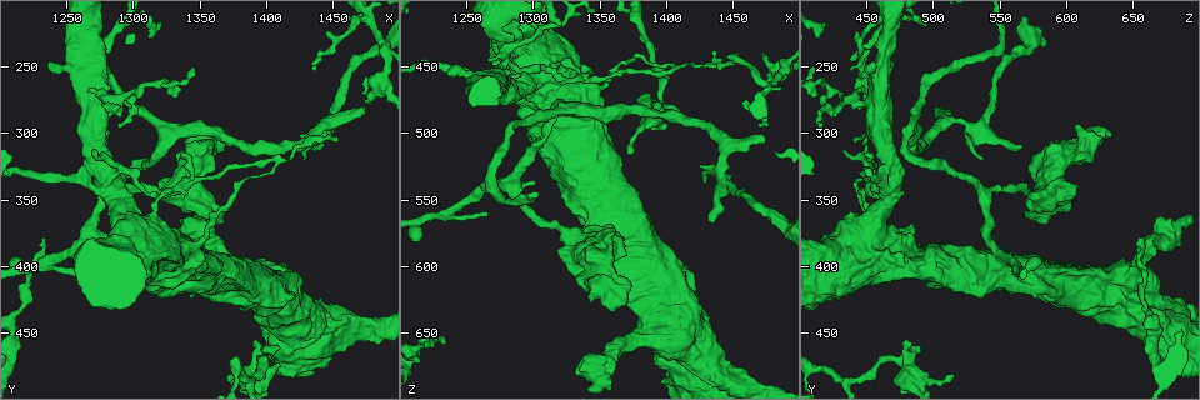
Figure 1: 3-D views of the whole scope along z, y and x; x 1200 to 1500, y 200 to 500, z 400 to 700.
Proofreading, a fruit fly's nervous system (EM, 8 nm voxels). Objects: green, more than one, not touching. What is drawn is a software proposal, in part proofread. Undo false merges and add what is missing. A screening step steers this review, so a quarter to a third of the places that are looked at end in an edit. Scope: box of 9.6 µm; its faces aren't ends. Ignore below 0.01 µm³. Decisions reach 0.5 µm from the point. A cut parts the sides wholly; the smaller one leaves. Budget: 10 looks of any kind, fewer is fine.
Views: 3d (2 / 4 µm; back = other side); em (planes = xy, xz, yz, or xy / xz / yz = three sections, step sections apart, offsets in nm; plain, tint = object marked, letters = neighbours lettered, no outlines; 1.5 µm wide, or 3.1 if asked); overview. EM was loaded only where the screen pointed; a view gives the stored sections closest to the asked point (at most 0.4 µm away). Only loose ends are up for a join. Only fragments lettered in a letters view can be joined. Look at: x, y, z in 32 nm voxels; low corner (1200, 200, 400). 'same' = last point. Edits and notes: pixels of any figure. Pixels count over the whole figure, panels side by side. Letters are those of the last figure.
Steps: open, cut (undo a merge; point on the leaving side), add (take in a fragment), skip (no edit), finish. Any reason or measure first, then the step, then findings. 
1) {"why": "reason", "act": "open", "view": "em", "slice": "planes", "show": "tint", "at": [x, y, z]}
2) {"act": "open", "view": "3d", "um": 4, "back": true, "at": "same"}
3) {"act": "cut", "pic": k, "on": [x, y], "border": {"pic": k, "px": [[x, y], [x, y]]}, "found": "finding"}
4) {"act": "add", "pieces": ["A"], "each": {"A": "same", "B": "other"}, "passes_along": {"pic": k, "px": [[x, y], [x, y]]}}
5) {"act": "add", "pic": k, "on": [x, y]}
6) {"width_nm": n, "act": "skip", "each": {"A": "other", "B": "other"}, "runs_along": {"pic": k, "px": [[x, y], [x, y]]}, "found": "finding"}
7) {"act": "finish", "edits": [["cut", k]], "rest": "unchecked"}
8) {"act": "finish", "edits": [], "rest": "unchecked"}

{"why": "thick end", "act": "open", "view": "em", "slice": "xy", "step": 4, "show": "tint", "at": [1322, 338, 592]}

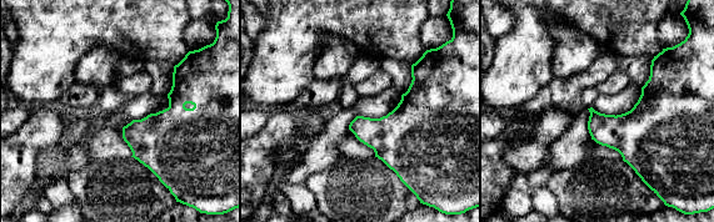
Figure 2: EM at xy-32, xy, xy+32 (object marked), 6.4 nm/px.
{"why": "another direction", "act": "open", "view": "em", "slice": "planes", "show": "tint", "at": "same"}

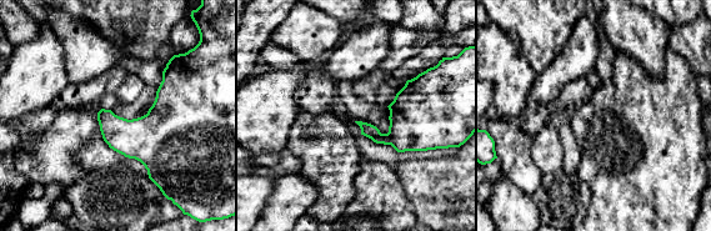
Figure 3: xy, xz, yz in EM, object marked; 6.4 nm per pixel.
{"act": "open", "view": "em", "slice": "planes", "show": "letters", "at": "same"}

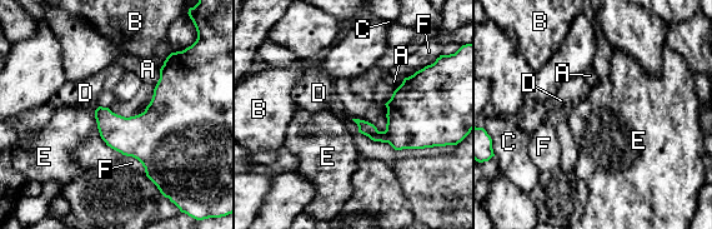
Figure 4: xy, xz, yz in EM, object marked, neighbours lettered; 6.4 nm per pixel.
{"longest_contact_nm": ["F", 200], "act": "skip", "each": {"A": "other", "B": "other", "C": "other", "D": "other", "E": "other", "F": "other"}, "border": {"pic": 4, "px": [[94, 110], [94, 118], [98, 124]]}, "found": "no lettered fragment goes on from it"}

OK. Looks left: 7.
{"why": "a fork", "act": "open", "view": "3d", "um": 4, "at": [1278, 278, 448]}

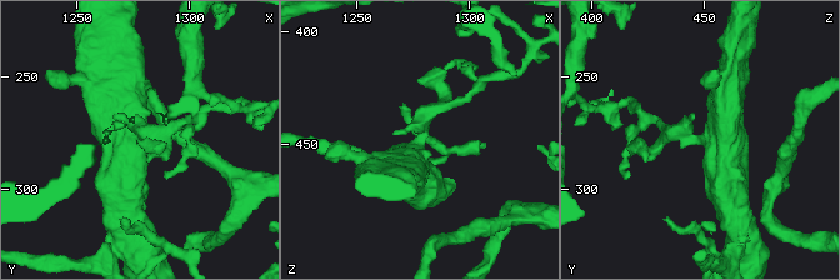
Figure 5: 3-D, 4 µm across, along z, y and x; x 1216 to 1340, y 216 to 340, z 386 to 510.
{"act": "open", "view": "em", "slice": "planes", "show": "letters", "at": [1278, 276, 448]}

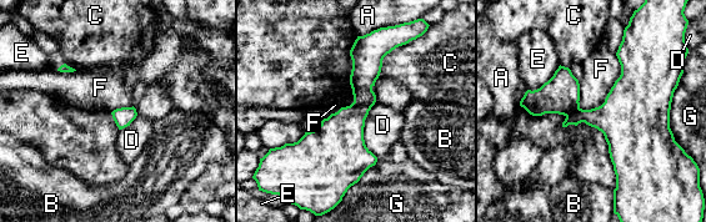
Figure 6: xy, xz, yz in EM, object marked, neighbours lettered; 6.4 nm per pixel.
{"longest_contact_nm": ["F", 420], "act": "cut", "pic": 6, "on": [367, 51], "each": {"A": "other", "B": "other", "C": "other", "D": "other", "E": "other", "F": "other", "G": "other"}, "found": "two cells meet here"}

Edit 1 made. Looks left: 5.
{"why": "an open end", "act": "open", "view": "3d", "um": 4, "at": [1472, 280, 508]}

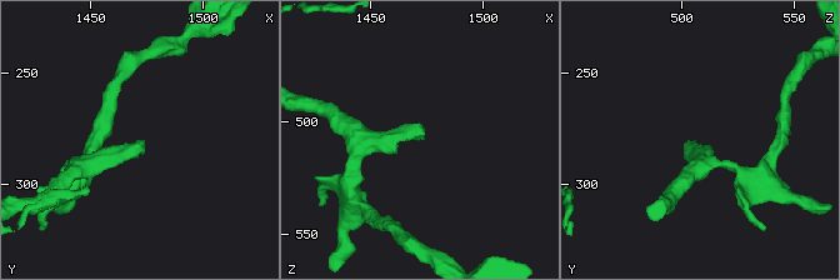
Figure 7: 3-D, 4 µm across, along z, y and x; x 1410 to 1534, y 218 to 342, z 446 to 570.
{"act": "open", "view": "em", "slice": "planes", "show": "plain", "at": [1474, 280, 507]}

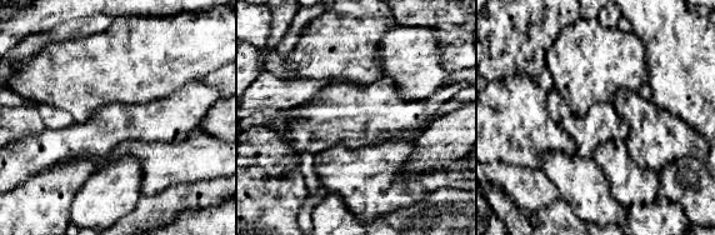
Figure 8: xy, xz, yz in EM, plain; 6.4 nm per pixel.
{"act": "open", "view": "em", "slice": "planes", "show": "letters", "at": "same"}

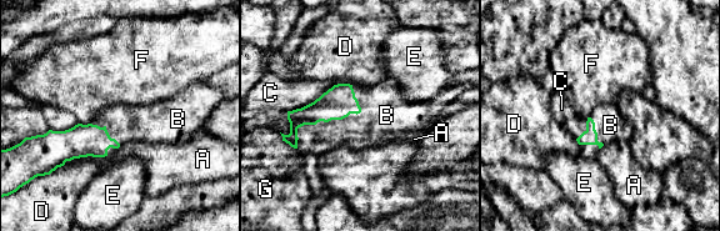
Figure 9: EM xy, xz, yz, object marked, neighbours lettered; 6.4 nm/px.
{"act": "add", "pieces": ["B"], "each": {"A": "other", "B": "same", "C": "other", "D": "other", "E": "other", "F": "other", "G": "other"}, "passes_along": {"pic": 9, "px": [[338, 103], [333, 119], [370, 127]]}, "found": "the cell continues"}

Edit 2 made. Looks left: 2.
{"act": "finish", "edits": [["cut", 6], ["add", 9]], "rest": "unchecked"}

